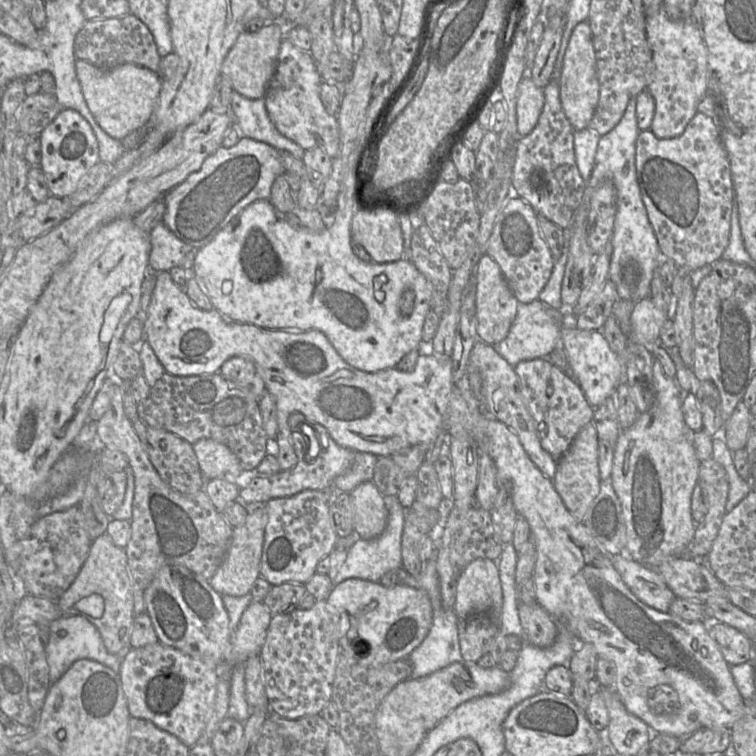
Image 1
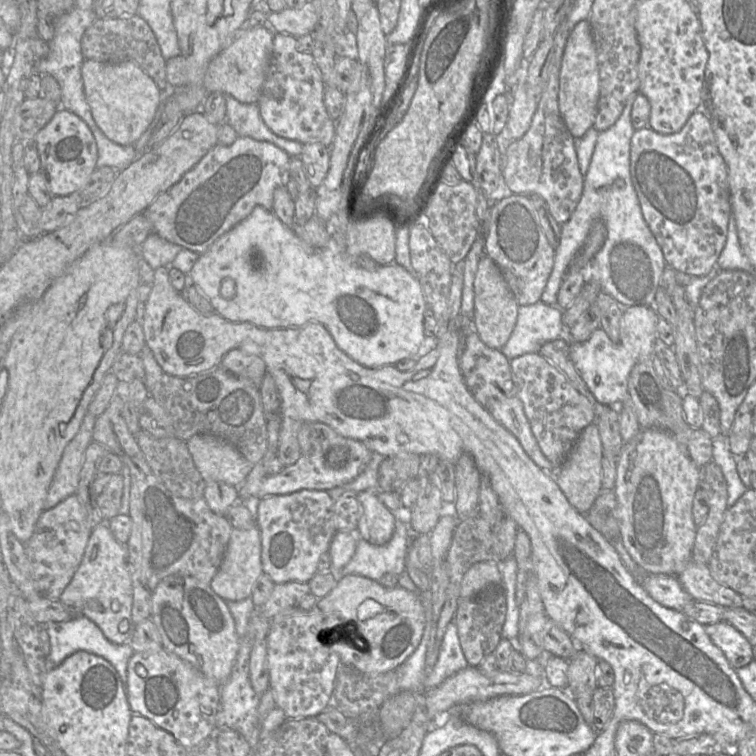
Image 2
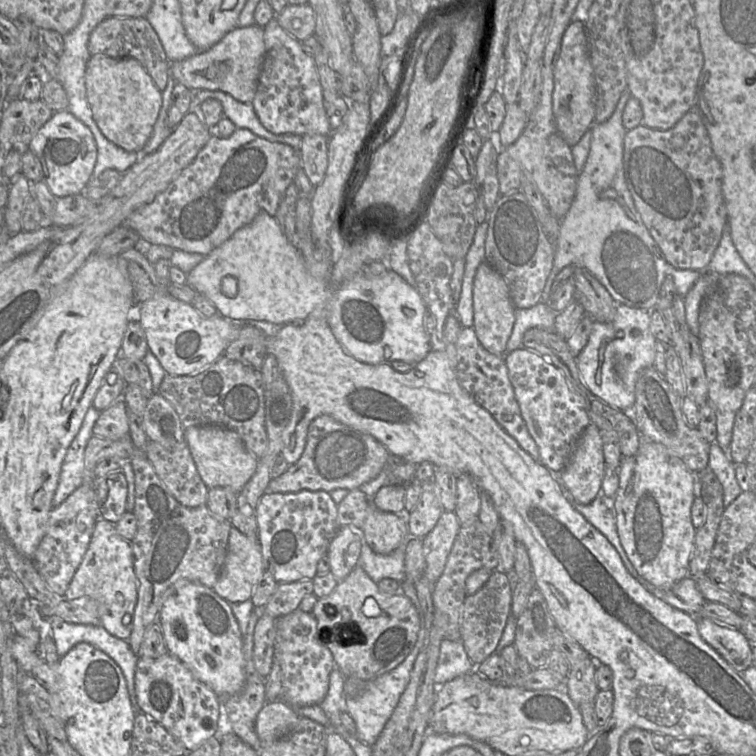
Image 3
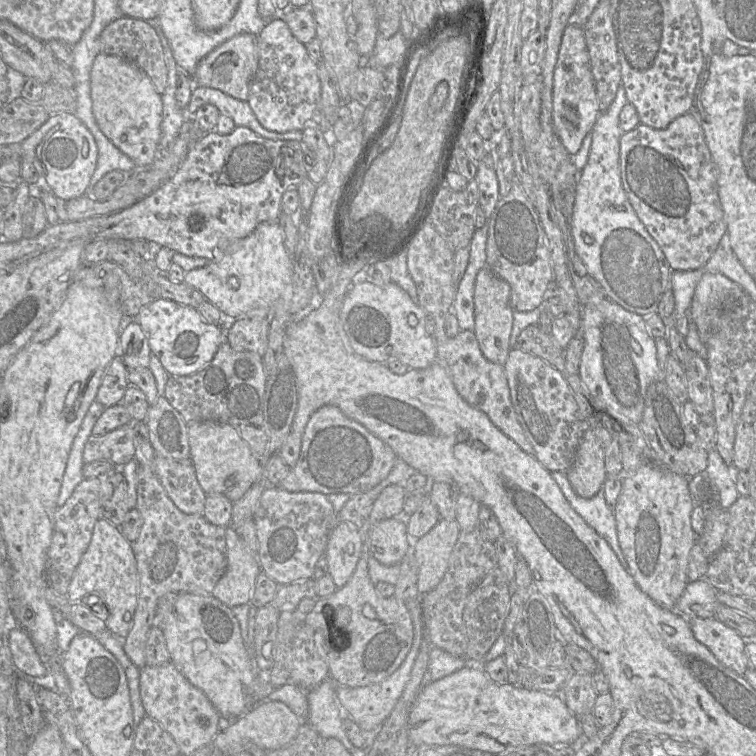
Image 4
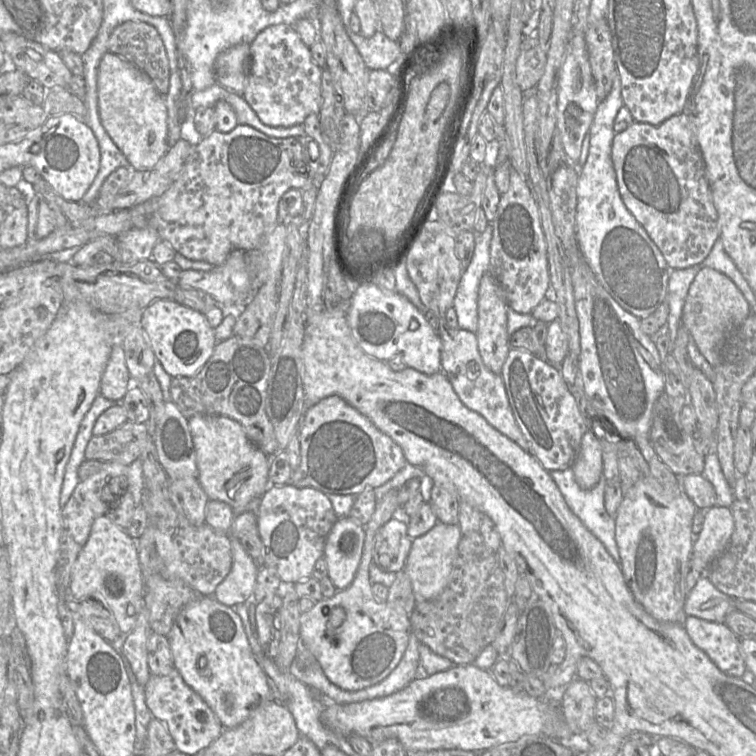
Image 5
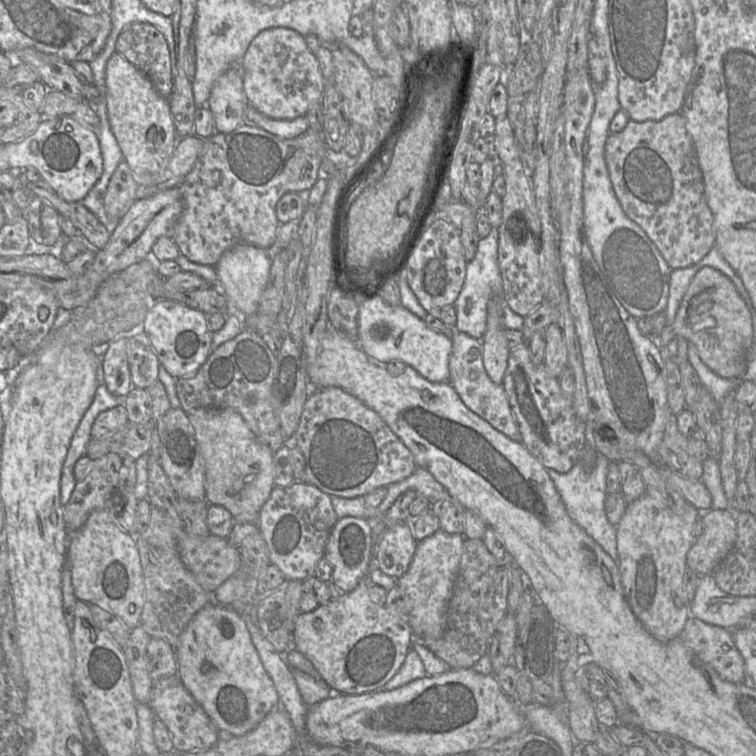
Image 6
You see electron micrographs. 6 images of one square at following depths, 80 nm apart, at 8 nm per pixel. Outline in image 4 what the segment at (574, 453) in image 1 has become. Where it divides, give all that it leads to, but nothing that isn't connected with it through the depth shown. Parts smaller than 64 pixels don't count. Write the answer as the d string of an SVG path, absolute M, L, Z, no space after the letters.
M592 429L585 431L566 474L573 490L582 498L593 497L604 485L607 476L604 448Z

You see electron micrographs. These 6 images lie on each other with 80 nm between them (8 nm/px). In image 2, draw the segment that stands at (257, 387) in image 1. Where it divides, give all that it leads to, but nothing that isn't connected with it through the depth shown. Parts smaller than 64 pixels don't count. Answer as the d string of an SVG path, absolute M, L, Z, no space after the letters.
M240 348L229 350L223 356L220 365L228 372L249 379L258 386L266 374L264 360L259 355L245 353Z

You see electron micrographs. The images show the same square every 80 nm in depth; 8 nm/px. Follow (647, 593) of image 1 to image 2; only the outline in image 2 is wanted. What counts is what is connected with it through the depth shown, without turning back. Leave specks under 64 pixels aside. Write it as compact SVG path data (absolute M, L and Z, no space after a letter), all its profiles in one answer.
M644 574L641 584L656 602L676 611L682 612L693 599L675 575Z

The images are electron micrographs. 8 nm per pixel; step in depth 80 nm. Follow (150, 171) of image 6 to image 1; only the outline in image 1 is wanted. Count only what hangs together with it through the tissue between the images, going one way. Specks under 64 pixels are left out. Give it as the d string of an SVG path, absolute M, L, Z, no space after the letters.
M78 59L75 69L90 112L100 128L111 138L122 140L148 123L162 88L162 80L157 73L131 63L101 69Z

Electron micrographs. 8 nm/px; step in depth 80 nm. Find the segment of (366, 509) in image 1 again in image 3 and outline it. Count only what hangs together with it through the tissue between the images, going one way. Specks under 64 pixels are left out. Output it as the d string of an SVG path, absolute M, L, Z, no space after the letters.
M371 503L364 524L357 531L377 554L390 554L402 543L408 543L407 523L396 513L382 511Z

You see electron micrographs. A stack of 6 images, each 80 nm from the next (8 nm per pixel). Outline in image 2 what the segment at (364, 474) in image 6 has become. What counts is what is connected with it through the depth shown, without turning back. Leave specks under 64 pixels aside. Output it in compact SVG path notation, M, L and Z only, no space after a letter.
M322 422L304 423L299 430L298 441L301 449L300 458L294 464L285 466L279 474L265 477L257 492L256 502L268 496L291 494L300 490L327 491L334 487L344 485L364 471L373 455L373 452L361 441L341 436L330 426Z

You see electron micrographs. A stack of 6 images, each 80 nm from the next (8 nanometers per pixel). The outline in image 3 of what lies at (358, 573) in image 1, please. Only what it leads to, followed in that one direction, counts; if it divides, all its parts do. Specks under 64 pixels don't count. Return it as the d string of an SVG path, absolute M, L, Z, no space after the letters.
M363 539L358 565L365 570L375 583L384 578L402 582L405 579L406 546L407 543L402 543L390 554L382 555L373 552Z

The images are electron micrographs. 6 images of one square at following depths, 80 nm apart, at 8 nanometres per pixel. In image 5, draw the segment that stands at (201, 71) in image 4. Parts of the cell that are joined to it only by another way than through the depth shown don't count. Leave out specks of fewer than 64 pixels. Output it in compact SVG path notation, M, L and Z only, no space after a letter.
M247 43L222 51L214 63L216 84L242 96L247 82L249 54L250 44Z

